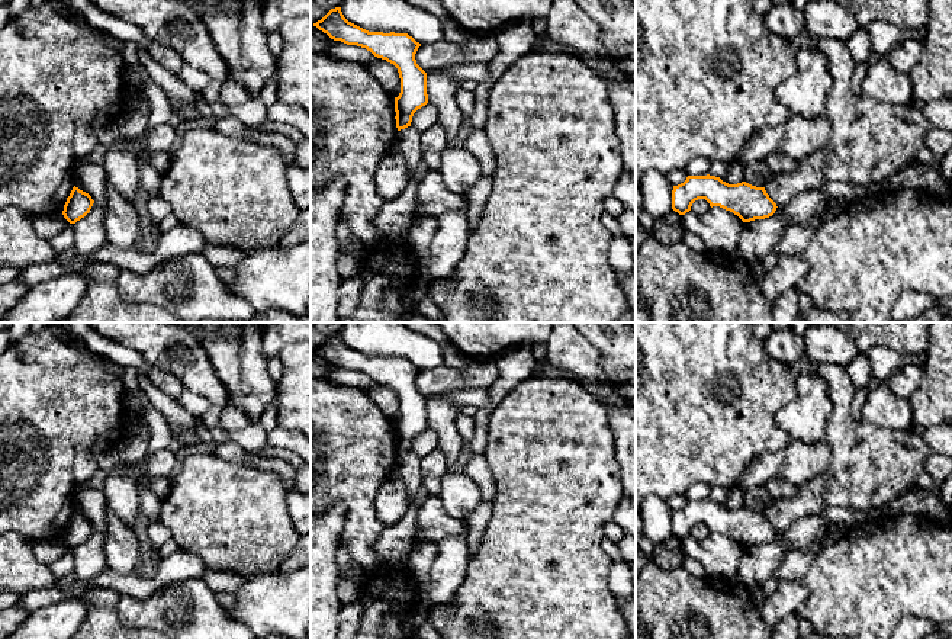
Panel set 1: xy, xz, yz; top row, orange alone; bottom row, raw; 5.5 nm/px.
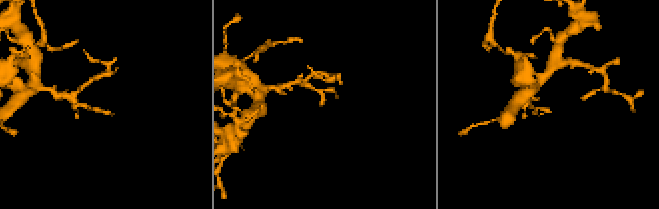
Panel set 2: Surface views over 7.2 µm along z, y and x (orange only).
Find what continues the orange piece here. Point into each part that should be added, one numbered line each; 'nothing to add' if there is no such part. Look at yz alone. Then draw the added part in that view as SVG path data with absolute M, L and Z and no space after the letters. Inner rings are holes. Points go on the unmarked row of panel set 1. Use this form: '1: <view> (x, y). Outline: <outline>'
nothing to add

